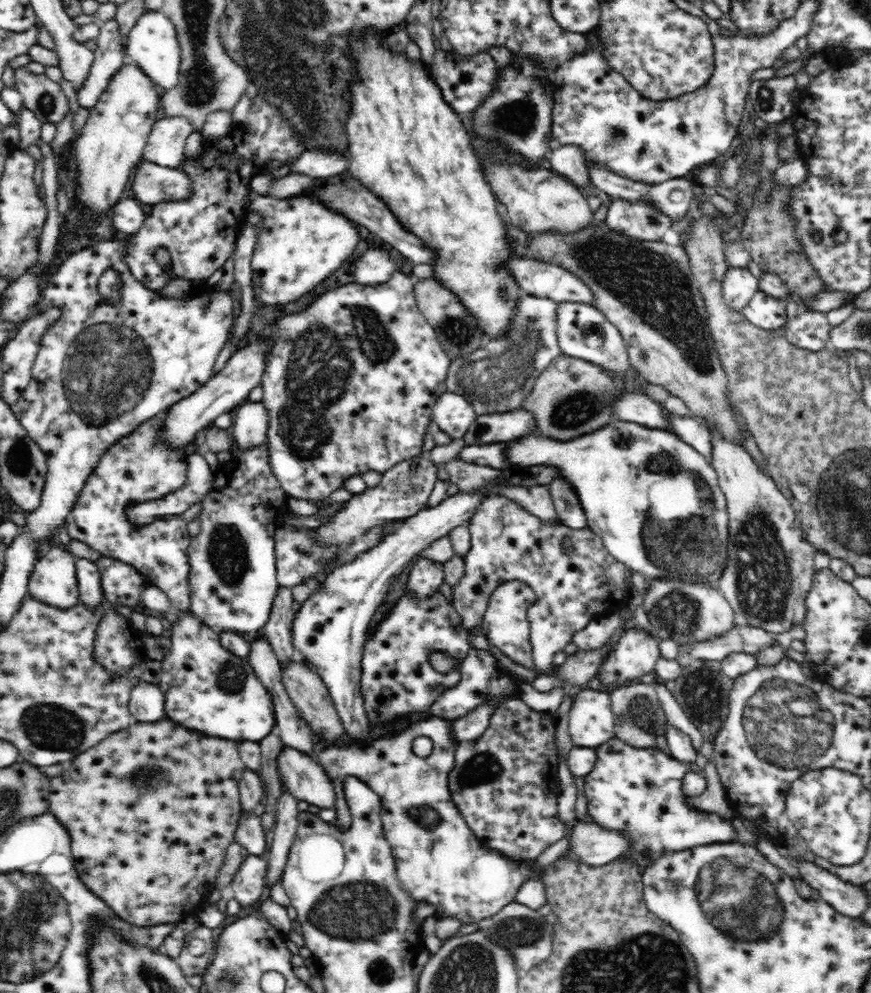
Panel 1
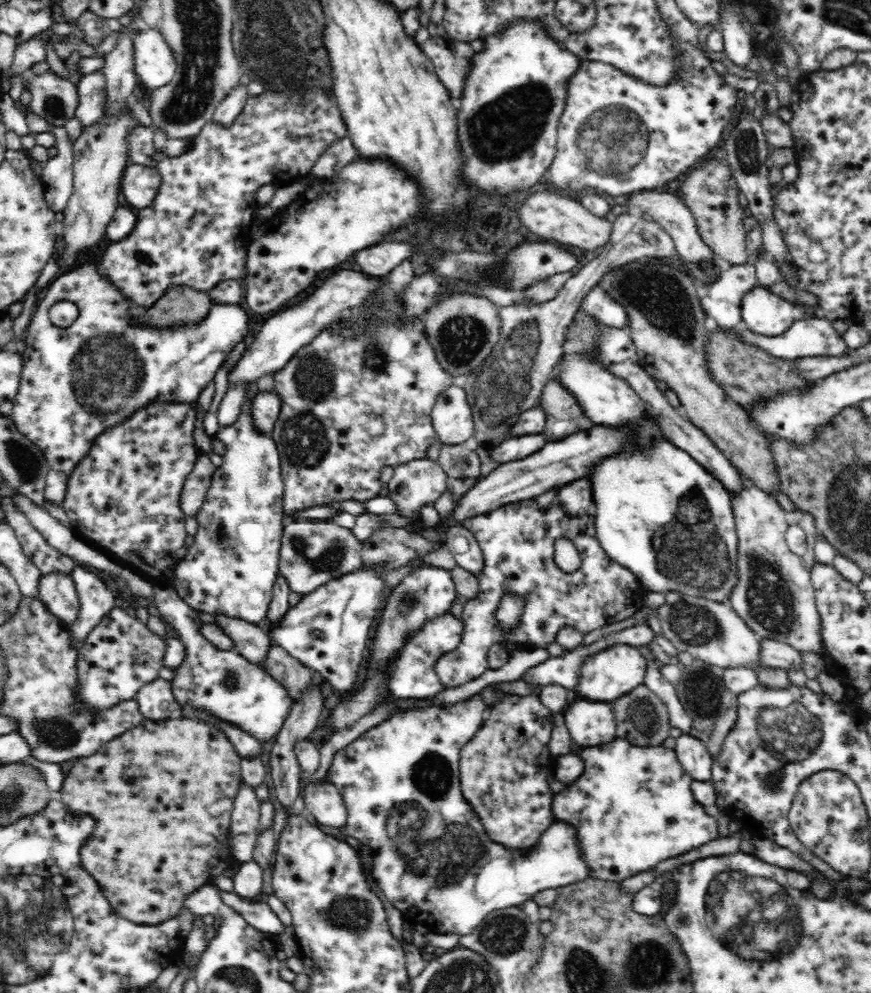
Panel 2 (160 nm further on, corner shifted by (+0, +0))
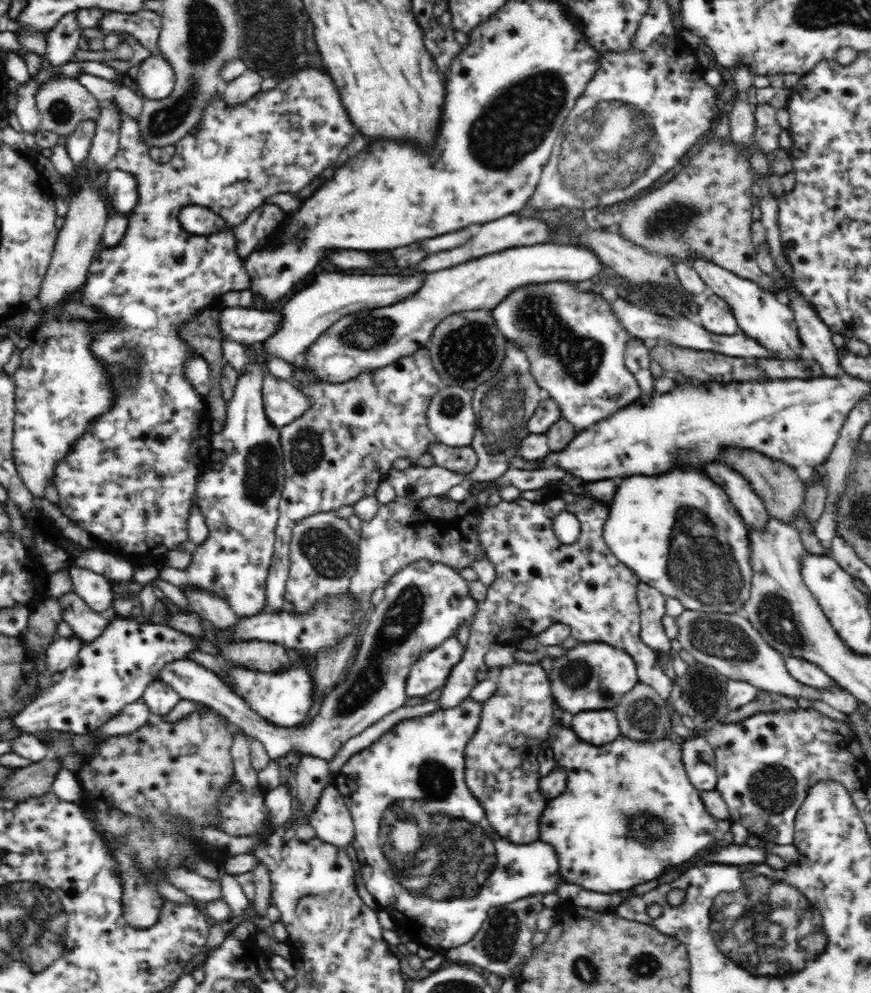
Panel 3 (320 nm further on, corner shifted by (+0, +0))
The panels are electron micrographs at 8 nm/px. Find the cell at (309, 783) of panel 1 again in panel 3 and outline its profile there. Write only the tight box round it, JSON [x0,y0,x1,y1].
[310,786,355,849]

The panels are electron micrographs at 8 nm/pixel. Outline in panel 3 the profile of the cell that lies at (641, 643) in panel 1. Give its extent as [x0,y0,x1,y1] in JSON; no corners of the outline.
[547,642,639,715]

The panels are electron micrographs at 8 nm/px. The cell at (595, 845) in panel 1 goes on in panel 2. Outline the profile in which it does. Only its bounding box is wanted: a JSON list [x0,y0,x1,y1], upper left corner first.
[325,693,590,936]

